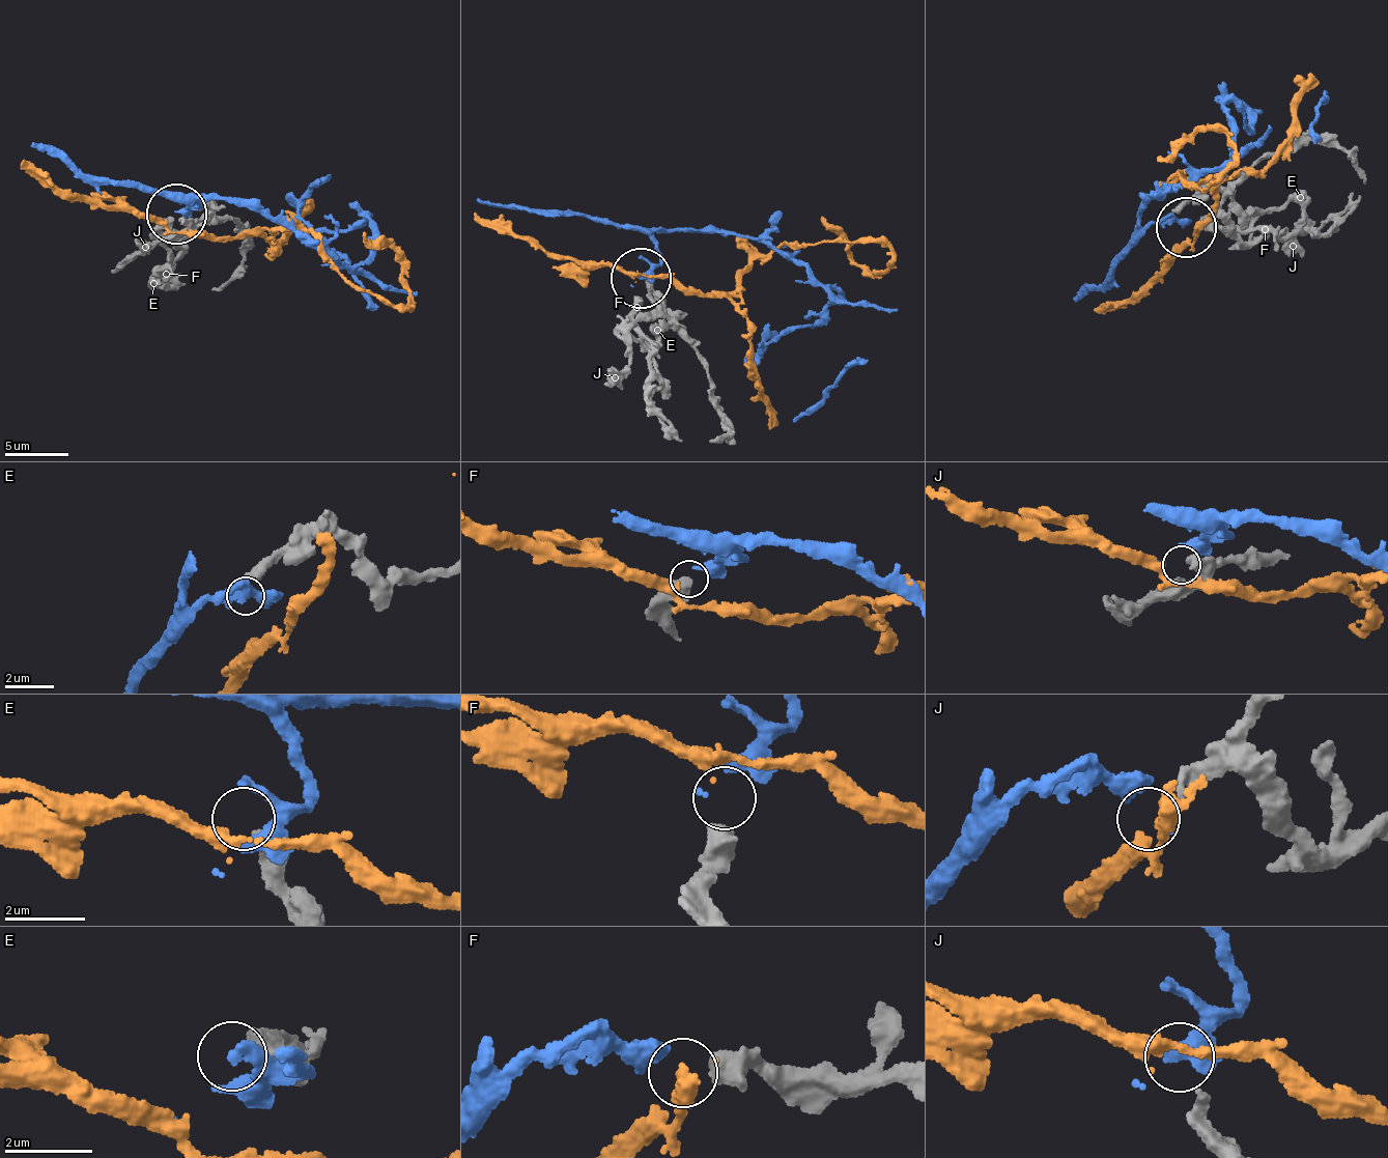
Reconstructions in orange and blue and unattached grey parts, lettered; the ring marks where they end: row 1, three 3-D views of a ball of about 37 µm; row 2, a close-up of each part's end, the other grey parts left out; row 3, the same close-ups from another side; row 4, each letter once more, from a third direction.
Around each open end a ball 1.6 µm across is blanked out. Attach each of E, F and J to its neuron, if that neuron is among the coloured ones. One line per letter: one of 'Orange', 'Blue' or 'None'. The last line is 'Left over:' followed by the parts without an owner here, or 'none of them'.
E: None
F: Blue
J: Orange
Left over: E

